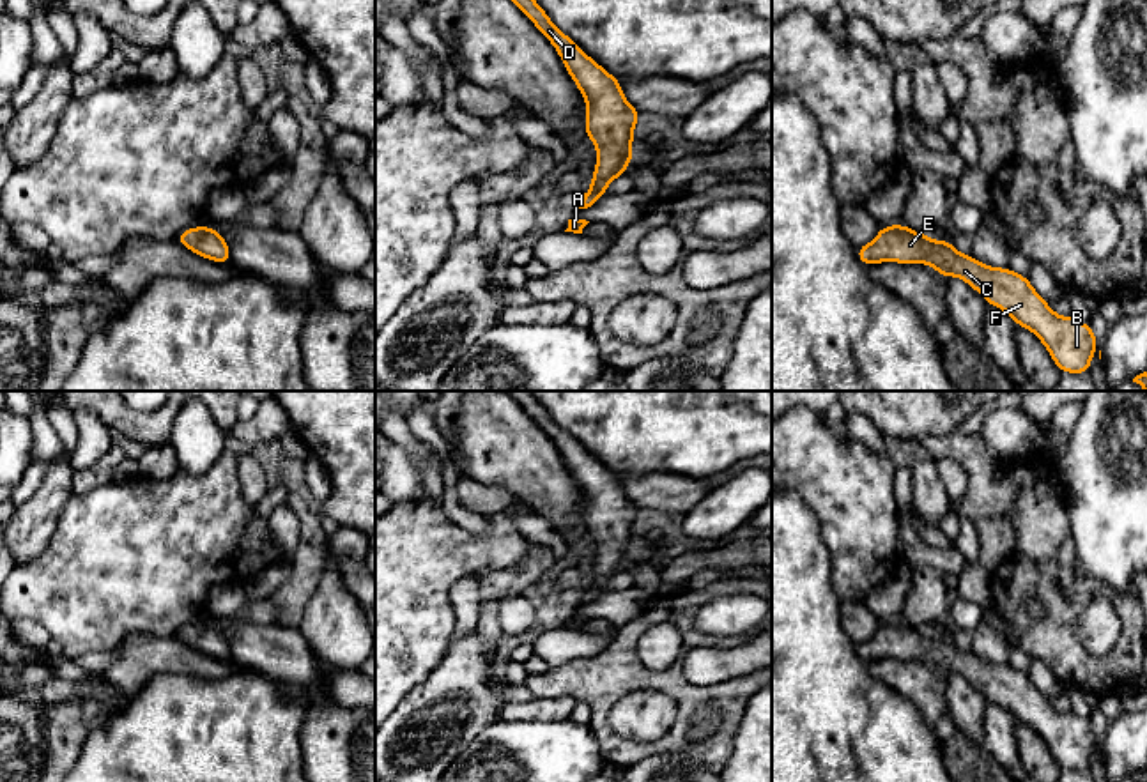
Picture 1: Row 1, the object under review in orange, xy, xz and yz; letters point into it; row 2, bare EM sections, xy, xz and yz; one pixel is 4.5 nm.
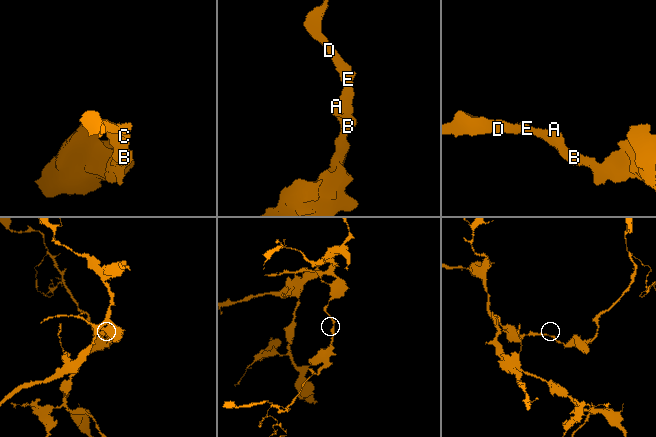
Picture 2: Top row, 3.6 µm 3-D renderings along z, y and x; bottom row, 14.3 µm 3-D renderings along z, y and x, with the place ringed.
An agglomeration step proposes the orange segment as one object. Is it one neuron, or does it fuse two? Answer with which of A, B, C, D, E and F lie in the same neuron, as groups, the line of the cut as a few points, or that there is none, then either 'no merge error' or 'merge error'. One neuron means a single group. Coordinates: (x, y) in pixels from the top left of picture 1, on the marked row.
A B C D E F; no cut; no merge error

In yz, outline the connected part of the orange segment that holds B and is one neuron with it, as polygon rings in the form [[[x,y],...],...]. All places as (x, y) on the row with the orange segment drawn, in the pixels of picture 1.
[[[901,223],[881,226],[873,242],[855,251],[866,267],[880,262],[929,264],[943,278],[961,278],[989,306],[1007,311],[1016,326],[1032,331],[1060,372],[1089,373],[1097,349],[1092,327],[1073,315],[1057,315],[1028,278],[1012,272],[1011,267],[984,265],[972,255],[958,253],[949,239],[933,241]]]

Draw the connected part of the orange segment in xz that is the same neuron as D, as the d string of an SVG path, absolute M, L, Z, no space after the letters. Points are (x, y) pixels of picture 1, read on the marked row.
M512 0L559 53L568 74L579 87L586 110L586 134L597 145L597 168L591 188L579 209L588 209L605 196L605 188L623 175L634 156L632 134L641 117L625 101L618 78L588 57L566 34L558 30L535 0Z

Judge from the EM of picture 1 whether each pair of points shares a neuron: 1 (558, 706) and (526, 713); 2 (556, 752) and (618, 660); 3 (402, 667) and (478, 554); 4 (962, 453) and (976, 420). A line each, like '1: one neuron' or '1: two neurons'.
1: one neuron
2: two neurons
3: one neuron
4: two neurons

